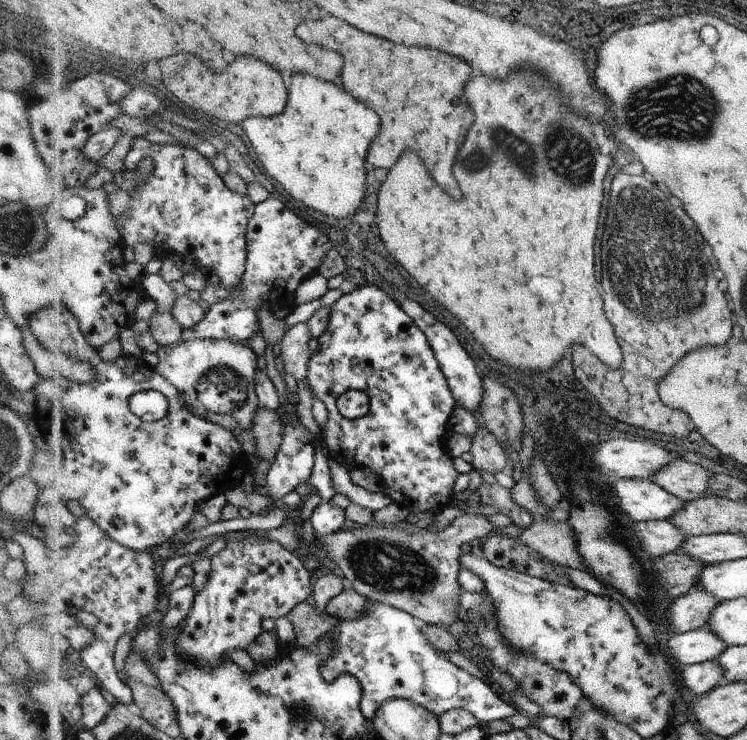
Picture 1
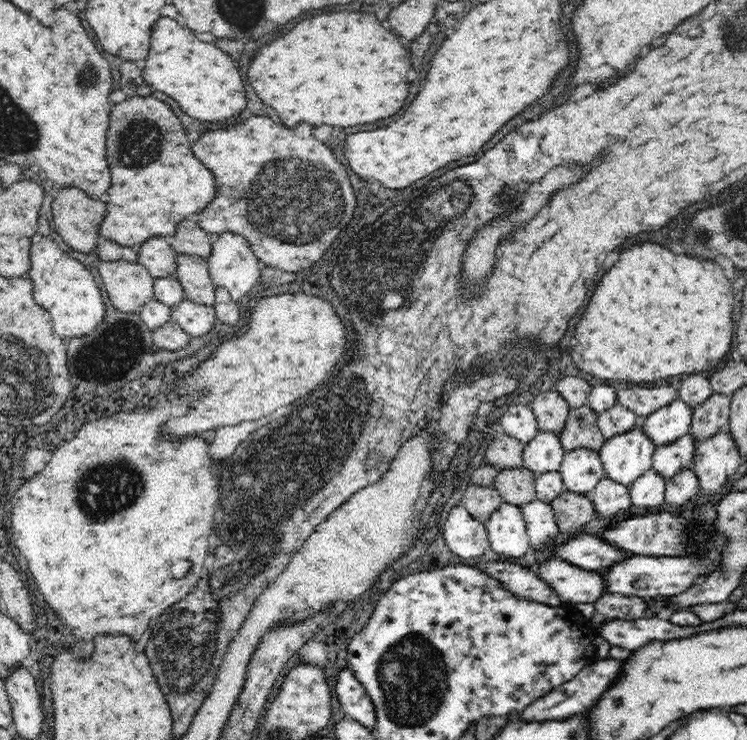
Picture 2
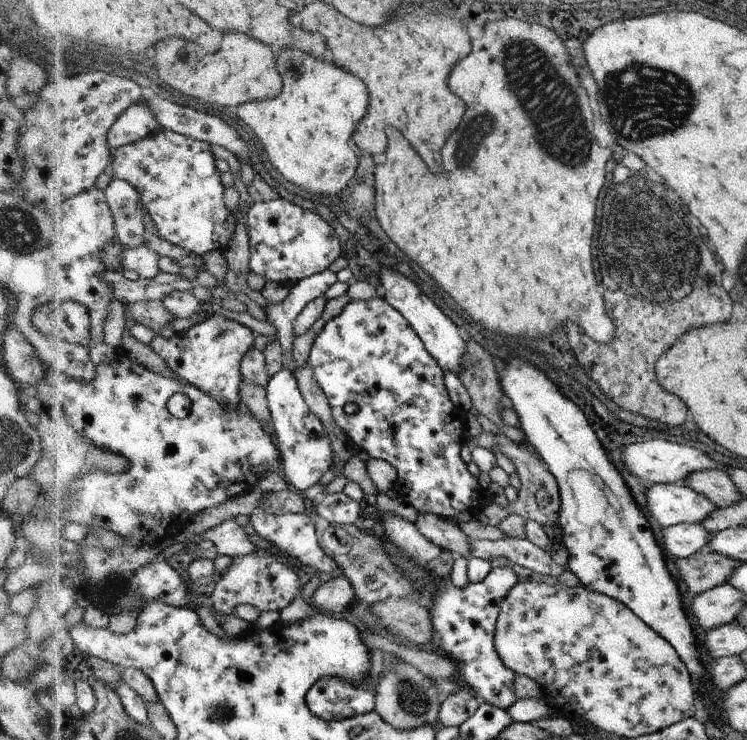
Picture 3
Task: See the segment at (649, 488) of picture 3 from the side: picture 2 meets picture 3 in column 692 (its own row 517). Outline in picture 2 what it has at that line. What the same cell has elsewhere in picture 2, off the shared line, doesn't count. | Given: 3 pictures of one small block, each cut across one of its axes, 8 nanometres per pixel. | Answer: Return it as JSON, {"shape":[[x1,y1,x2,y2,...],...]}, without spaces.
{"shape":[[501,501,485,523,490,551,508,558,522,558,529,547,529,536,521,508]]}

